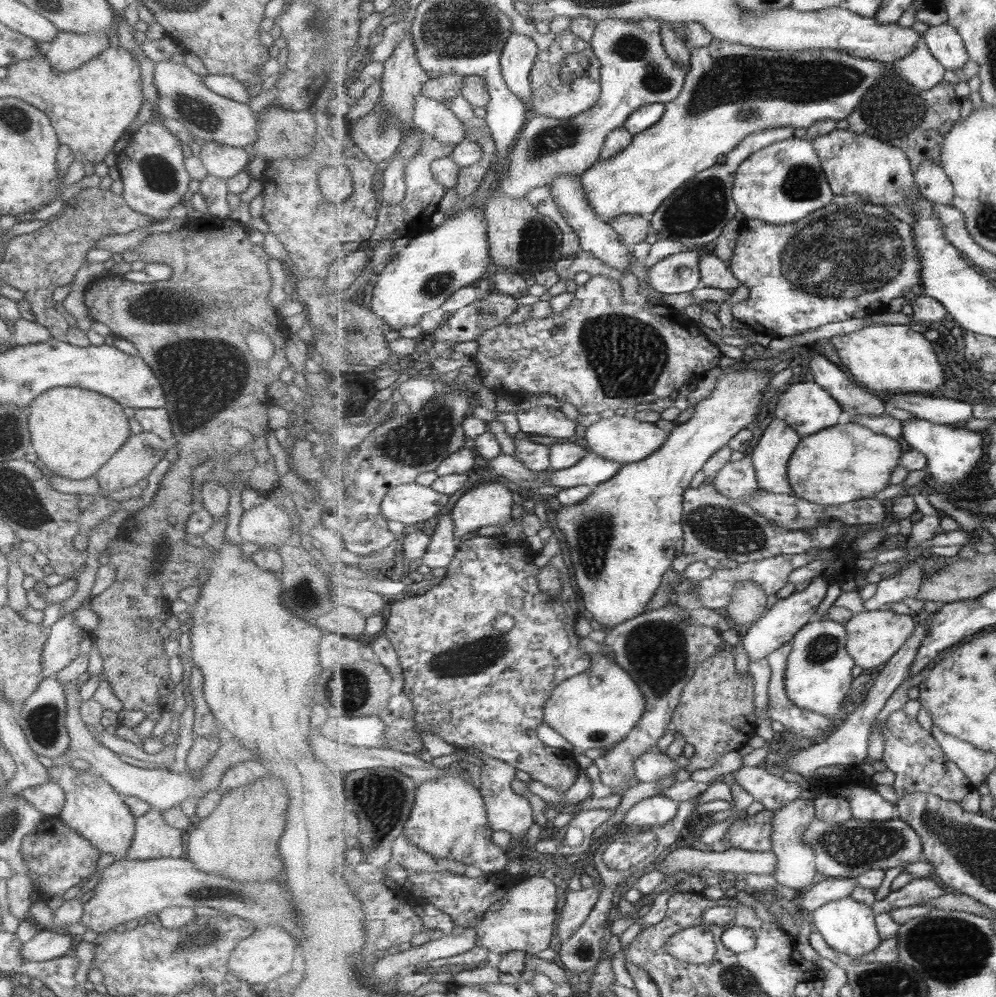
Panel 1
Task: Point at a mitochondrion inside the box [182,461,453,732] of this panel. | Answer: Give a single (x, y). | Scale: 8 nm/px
(351, 691)

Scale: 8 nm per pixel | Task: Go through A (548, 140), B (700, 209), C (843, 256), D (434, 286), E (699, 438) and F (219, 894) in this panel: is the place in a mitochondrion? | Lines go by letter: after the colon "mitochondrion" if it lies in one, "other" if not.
A: mitochondrion
B: mitochondrion
C: mitochondrion
D: mitochondrion
E: other
F: mitochondrion

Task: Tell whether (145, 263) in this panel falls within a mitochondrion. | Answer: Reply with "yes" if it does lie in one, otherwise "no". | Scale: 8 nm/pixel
no

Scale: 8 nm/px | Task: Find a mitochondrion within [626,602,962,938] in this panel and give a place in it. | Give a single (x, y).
(851, 846)

